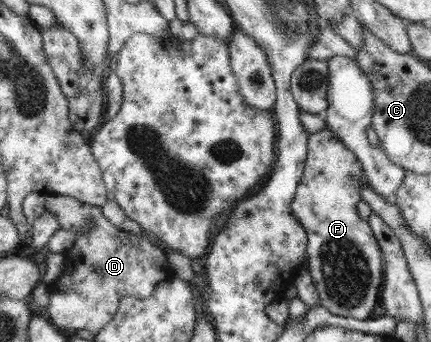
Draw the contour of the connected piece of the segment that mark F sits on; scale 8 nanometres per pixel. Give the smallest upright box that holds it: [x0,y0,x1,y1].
[291,127,384,320]

